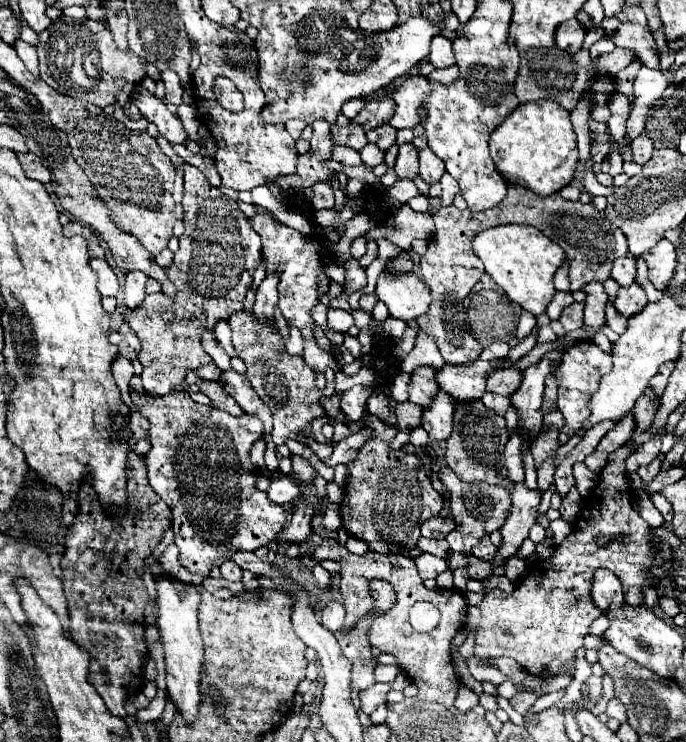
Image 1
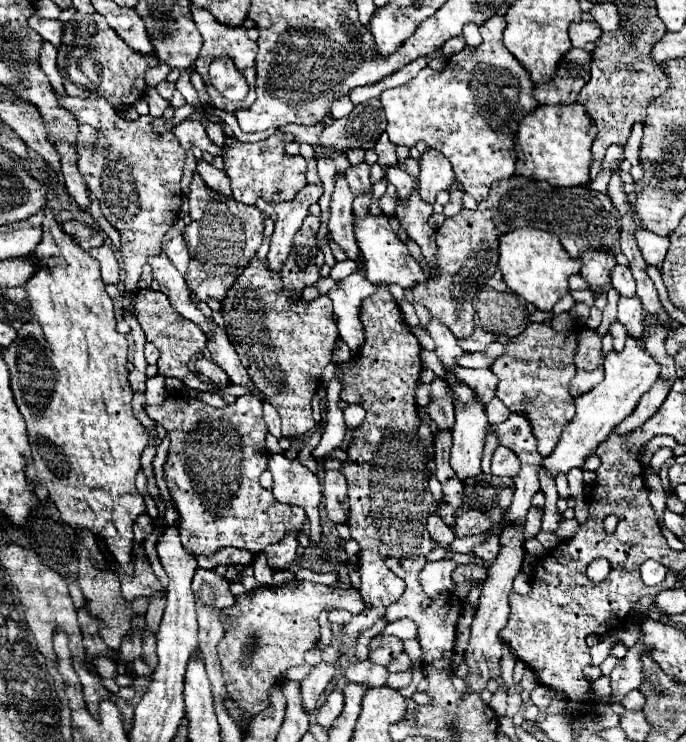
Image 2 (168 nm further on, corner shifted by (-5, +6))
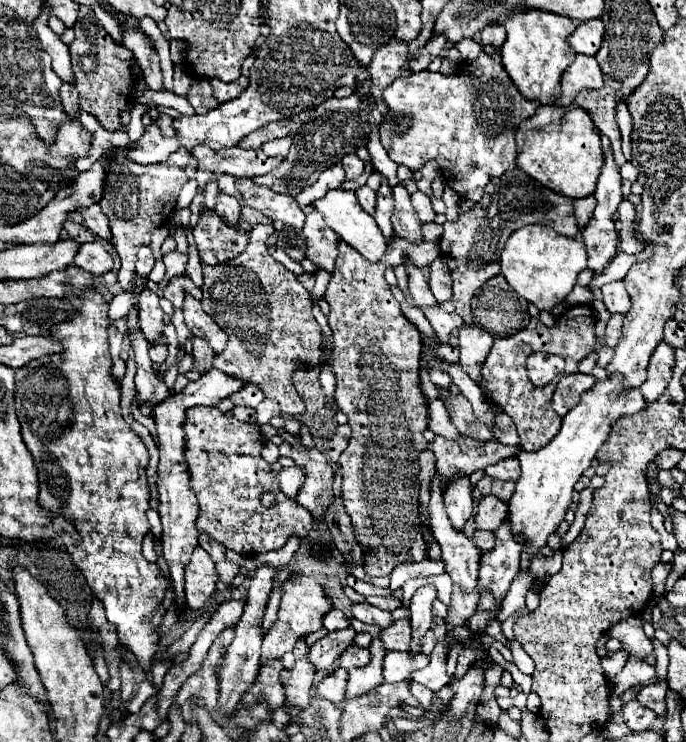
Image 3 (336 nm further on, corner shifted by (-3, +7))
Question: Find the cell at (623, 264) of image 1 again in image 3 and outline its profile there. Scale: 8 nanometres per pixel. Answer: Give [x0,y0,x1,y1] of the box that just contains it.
[602,281,630,313]

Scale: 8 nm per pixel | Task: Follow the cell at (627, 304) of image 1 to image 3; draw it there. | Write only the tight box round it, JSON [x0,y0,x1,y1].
[606,313,624,347]

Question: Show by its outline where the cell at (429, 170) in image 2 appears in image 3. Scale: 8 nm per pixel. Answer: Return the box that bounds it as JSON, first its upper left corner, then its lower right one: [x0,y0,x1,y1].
[412,191,436,223]

